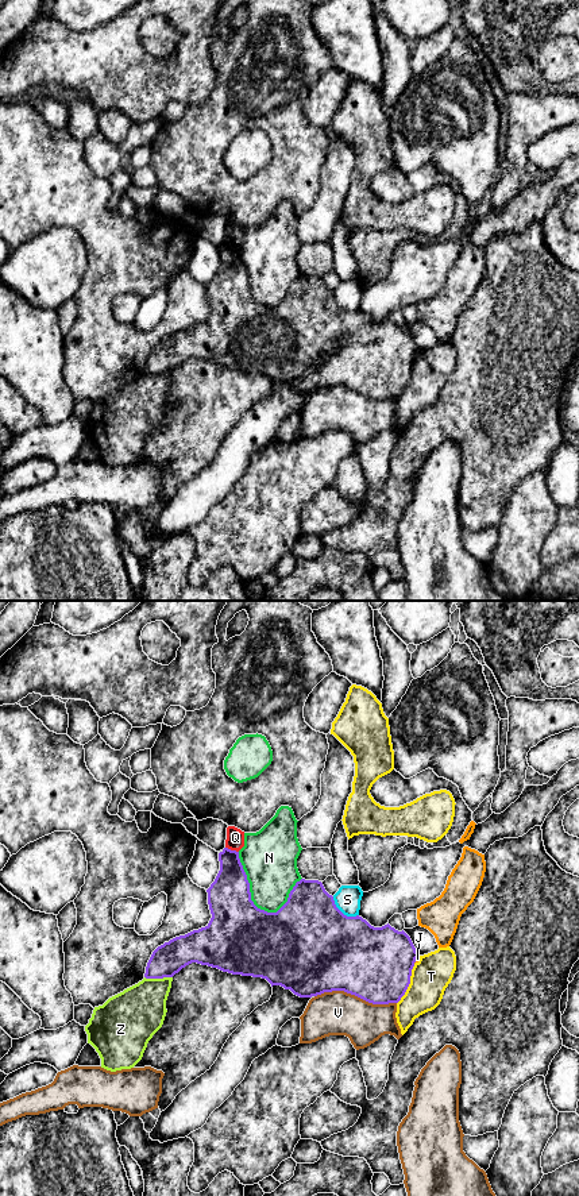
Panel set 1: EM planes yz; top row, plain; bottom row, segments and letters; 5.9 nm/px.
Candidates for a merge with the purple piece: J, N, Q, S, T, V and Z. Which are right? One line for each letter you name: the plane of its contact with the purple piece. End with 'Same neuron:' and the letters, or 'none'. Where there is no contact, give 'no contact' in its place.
Same neuron: none

